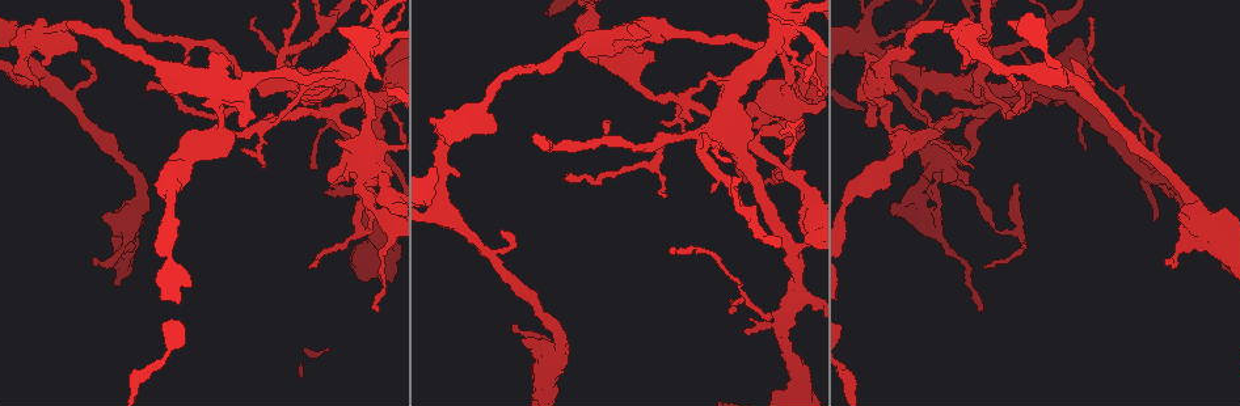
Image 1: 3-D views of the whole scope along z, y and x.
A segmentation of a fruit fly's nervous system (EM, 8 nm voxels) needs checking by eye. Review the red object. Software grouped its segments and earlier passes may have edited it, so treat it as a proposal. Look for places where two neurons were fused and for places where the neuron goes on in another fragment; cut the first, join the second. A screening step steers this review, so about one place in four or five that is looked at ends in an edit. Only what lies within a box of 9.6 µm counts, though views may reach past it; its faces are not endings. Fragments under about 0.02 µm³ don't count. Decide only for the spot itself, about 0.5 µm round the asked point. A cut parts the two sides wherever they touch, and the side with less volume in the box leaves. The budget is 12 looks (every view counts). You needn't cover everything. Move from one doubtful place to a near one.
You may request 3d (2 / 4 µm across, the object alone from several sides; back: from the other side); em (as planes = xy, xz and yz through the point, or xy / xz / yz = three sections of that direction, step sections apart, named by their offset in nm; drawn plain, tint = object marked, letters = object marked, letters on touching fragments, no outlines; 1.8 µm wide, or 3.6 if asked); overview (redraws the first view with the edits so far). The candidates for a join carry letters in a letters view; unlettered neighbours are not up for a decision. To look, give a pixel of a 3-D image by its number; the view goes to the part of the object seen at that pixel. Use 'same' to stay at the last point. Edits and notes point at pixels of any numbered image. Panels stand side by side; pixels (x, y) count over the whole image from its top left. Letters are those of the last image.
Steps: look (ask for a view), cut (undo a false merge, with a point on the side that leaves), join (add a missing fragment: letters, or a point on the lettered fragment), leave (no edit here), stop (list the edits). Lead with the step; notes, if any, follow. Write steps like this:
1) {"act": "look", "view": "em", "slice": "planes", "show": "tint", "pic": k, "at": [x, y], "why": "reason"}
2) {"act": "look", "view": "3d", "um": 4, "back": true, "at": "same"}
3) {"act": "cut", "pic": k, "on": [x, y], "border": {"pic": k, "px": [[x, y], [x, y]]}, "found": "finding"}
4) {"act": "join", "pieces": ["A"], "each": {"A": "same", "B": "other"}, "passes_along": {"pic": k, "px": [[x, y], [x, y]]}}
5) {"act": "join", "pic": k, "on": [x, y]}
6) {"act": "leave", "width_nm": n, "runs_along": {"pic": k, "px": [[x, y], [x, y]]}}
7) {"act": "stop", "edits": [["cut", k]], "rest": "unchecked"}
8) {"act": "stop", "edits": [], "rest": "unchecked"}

{"act": "look", "view": "em", "slice": "planes", "show": "letters", "pic": 1, "at": [95, 266], "why": "an open end"}

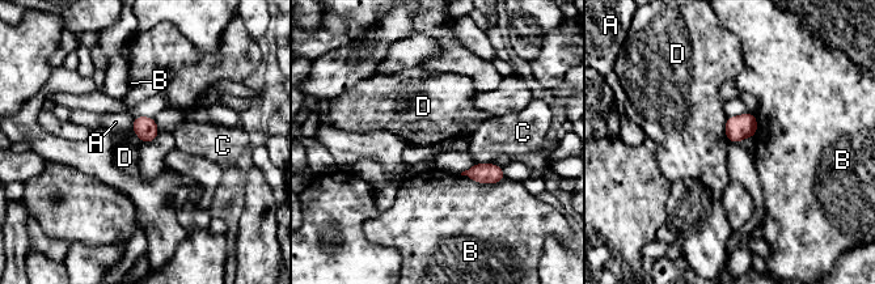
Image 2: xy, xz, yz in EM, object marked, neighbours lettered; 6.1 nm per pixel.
{"act": "leave", "width_nm": 140, "each": {"A": "other", "B": "other", "C": "other", "D": "other"}, "found": "no lettered fragment goes on from it"}

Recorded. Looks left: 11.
{"act": "look", "view": "3d", "um": 2, "pic": 1, "at": [755, 124], "why": "branch stops here"}

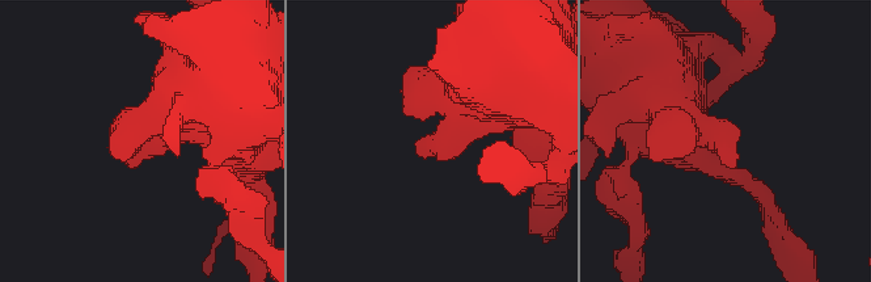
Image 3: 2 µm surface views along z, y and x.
{"act": "look", "view": "em", "um": 3.6, "slice": "xz", "step": 4, "show": "letters", "pic": 3, "at": [733, 160]}

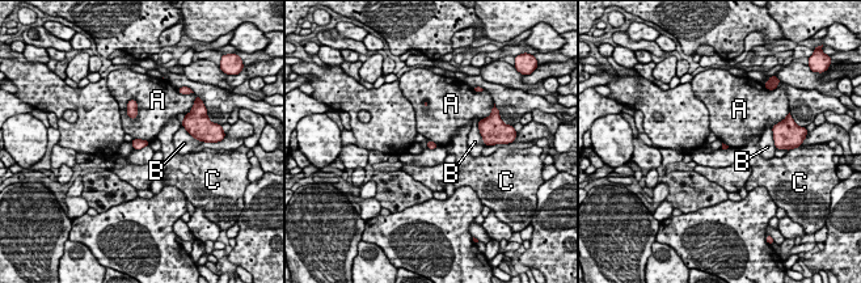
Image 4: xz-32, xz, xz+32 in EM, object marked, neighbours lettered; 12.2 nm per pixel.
{"act": "leave", "each": {"A": "other", "B": "other", "C": "other"}, "border": {"pic": 4, "px": [[138, 102], [138, 114], [131, 119]]}, "found": "none of them fits"}

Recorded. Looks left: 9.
{"act": "look", "view": "3d", "um": 2, "pic": 1, "at": [759, 58]}

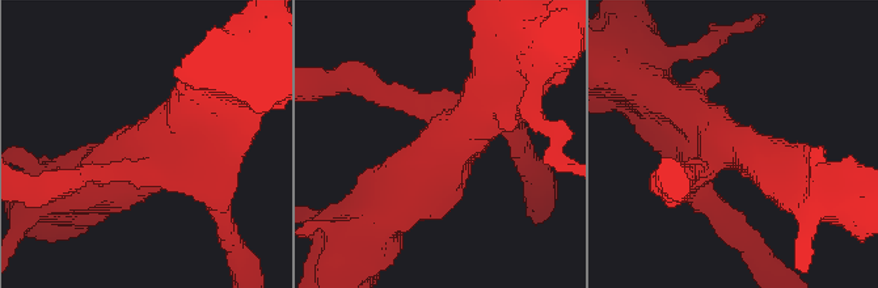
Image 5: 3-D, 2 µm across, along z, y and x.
{"act": "look", "view": "em", "slice": "xy", "step": 8, "show": "tint", "pic": 5, "at": [732, 151]}

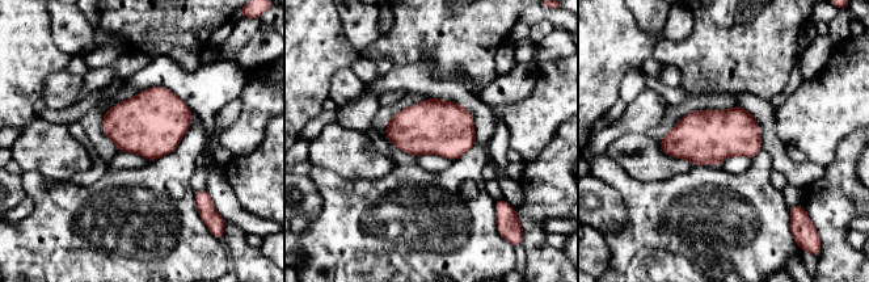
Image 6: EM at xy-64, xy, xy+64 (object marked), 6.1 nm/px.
{"act": "look", "view": "em", "slice": "planes", "show": "letters", "at": "same"}

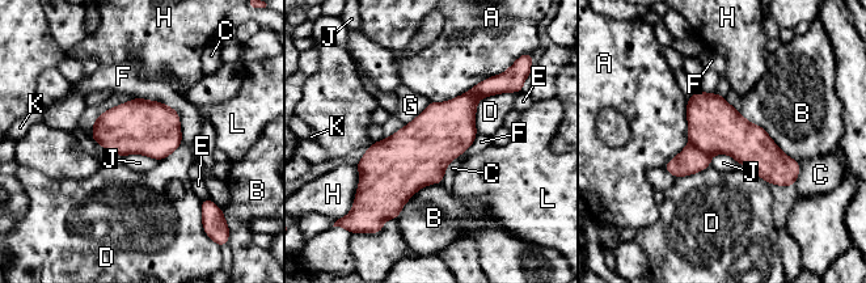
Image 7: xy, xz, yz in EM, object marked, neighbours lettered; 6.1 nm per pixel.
{"act": "cut", "pic": 7, "on": [691, 160], "each": {"A": "other", "B": "other", "C": "other", "D": "other", "E": "other", "F": "other", "G": "other", "H": "other", "J": "other", "K": "other", "L": "other"}, "arms": 4, "found": "a second neuron is stuck on"}

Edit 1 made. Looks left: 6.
{"act": "look", "view": "3d", "um": 4, "back": true, "pic": 1, "at": [1006, 101]}

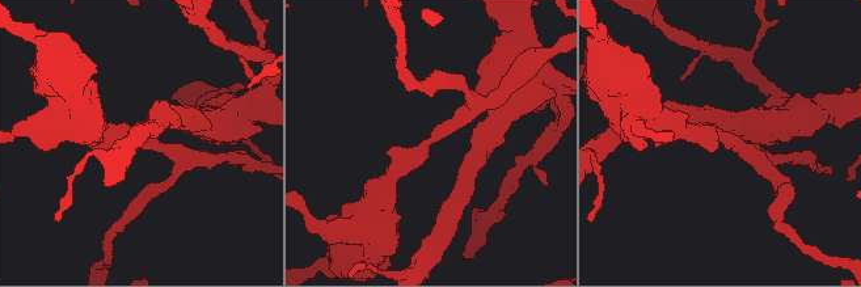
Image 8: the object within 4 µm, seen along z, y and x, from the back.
{"act": "look", "view": "em", "slice": "planes", "show": "letters", "pic": 8, "at": [423, 143]}

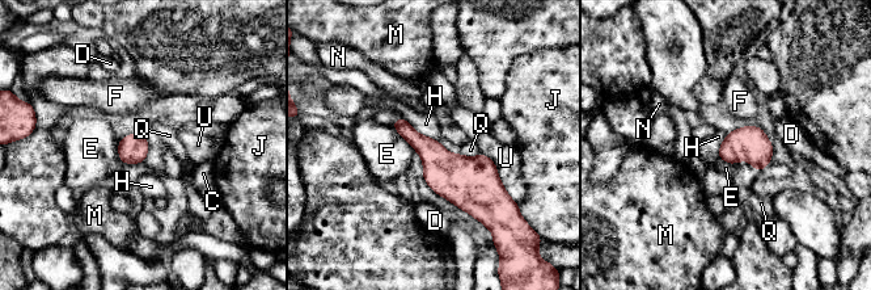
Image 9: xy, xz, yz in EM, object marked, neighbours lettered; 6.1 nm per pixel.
{"act": "leave", "each": {"C": "other", "D": "other", "E": "other", "F": "other", "H": "other", "J": "other", "M": "other", "N": "other", "Q": "other", "U": "other"}, "border": {"pic": 9, "px": [[401, 116], [417, 131], [438, 141]]}, "found": "all the same neuron"}

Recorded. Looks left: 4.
{"act": "stop", "edits": [["cut", 7]], "rest": "unchecked"}

